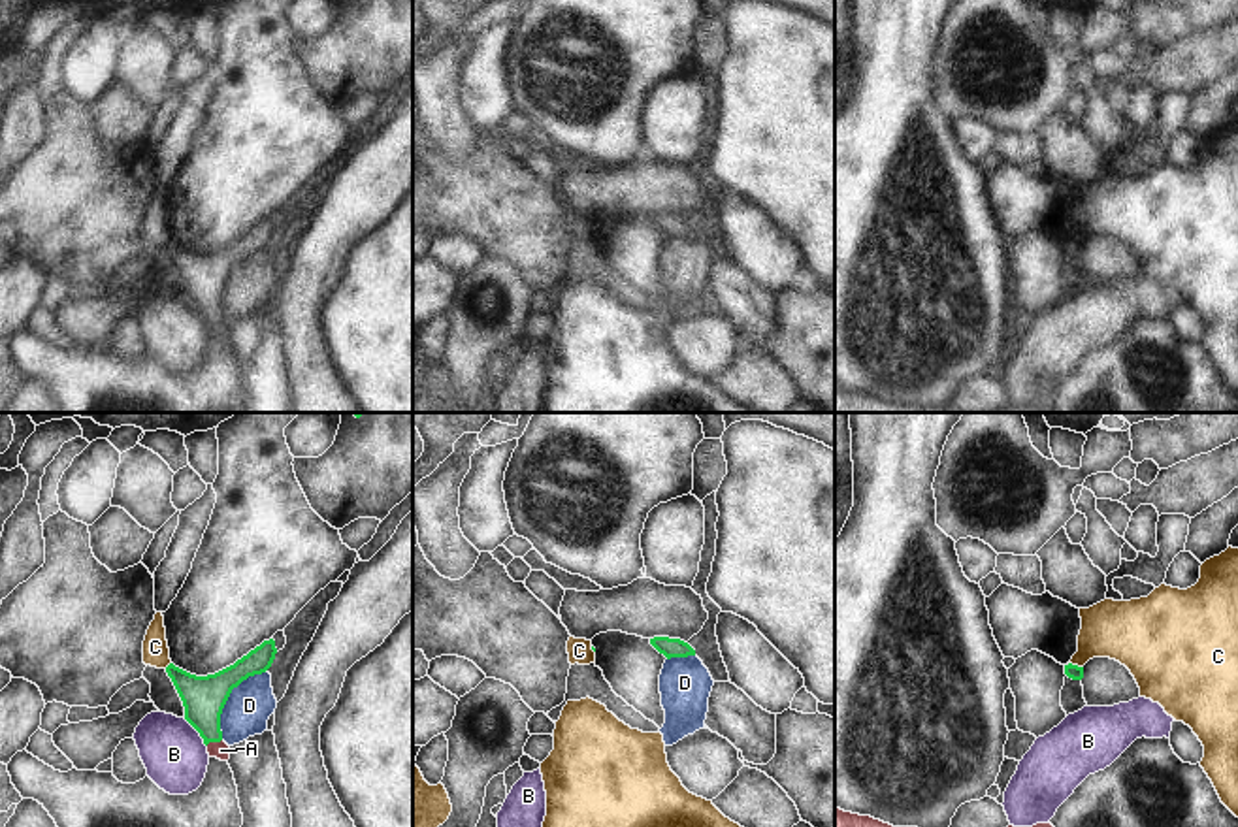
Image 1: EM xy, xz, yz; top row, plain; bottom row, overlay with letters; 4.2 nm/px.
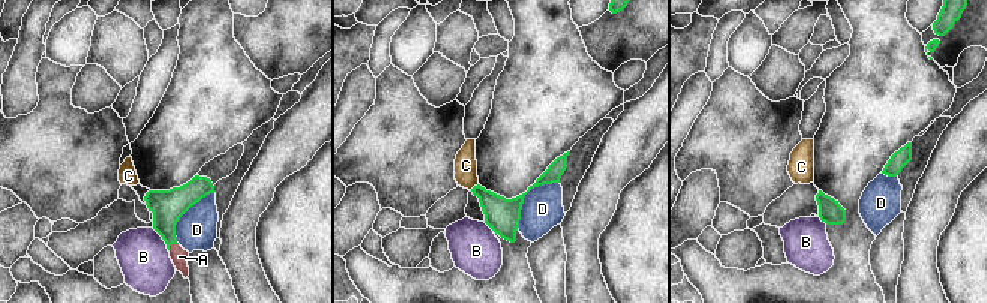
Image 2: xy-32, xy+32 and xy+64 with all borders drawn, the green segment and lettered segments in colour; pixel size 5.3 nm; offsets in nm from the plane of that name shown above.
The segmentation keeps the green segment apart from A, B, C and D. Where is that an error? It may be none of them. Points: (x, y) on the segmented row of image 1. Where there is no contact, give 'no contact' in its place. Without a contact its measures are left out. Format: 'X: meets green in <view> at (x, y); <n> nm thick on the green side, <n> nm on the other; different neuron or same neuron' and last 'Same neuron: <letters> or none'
A: meets green in xy at (213, 741); 190 nm thick on the green side, 80 nm on the other; same neuron
B: meets green in xy at (198, 731); 190 nm thick on the green side, 280 nm on the other; different neuron
C: meets green in yz at (1076, 665); 60 nm thick on the green side, 260 nm on the other; different neuron
D: meets green in xy at (228, 696); 190 nm thick on the green side, 190 nm on the other; different neuron
Same neuron: A

